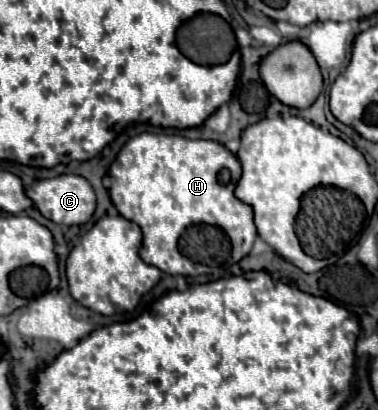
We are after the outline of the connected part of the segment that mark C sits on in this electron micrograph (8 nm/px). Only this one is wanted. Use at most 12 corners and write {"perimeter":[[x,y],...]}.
{"perimeter":[[58,175],[26,189],[58,225],[82,225],[96,207],[92,185]]}

